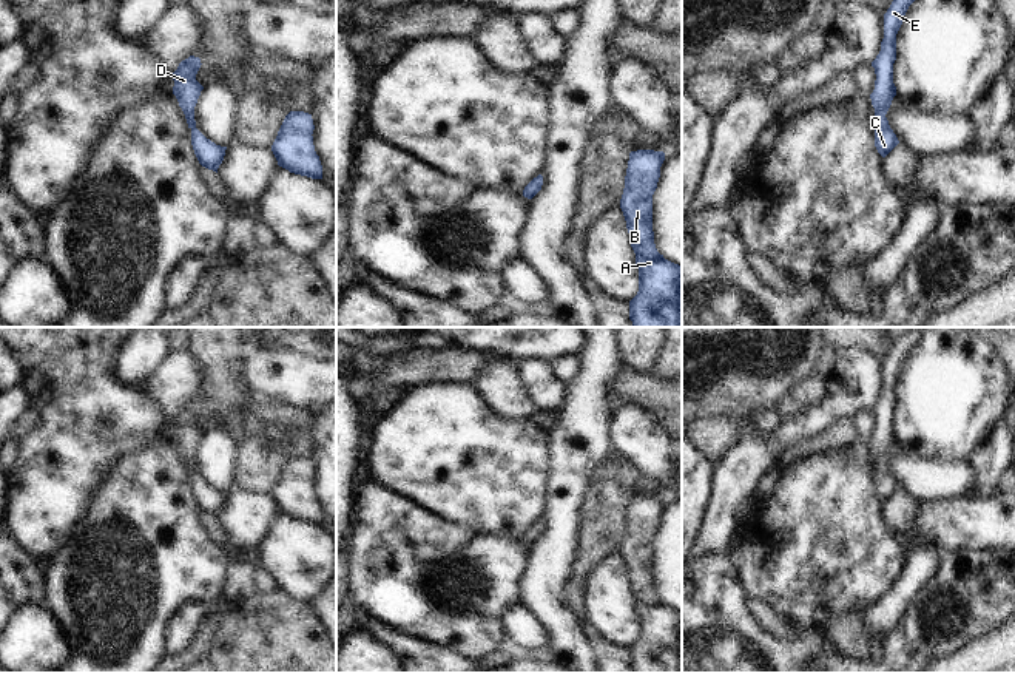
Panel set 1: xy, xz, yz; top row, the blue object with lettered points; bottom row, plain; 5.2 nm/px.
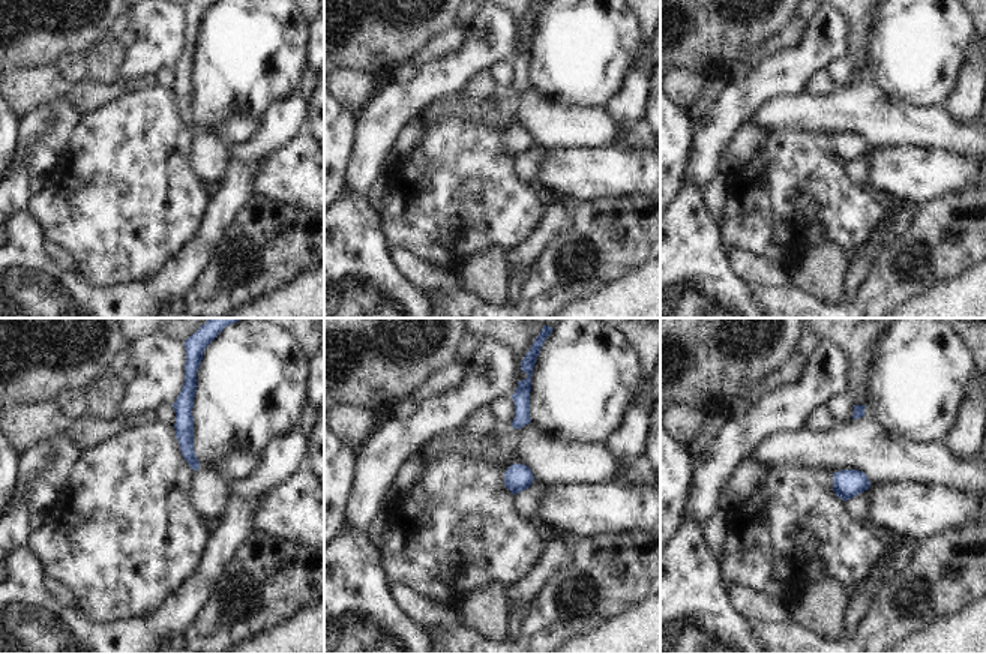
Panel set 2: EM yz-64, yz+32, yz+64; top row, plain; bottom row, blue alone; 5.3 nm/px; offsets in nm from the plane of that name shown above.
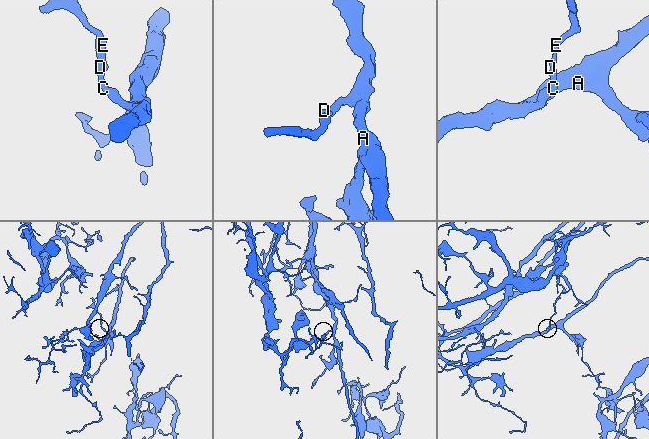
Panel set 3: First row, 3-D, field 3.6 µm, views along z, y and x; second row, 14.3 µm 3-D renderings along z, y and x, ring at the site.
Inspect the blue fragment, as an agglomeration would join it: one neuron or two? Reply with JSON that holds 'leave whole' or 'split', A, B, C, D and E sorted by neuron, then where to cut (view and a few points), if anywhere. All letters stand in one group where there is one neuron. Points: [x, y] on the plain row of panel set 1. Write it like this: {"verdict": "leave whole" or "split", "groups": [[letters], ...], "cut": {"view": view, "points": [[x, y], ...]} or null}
{"verdict": "leave whole", "groups": [["A", "B", "C", "D", "E"]], "cut": null}

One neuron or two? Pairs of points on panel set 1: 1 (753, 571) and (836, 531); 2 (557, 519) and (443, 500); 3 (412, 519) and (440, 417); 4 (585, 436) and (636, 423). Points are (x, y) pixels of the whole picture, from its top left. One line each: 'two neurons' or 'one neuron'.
1: one neuron
2: two neurons
3: two neurons
4: two neurons

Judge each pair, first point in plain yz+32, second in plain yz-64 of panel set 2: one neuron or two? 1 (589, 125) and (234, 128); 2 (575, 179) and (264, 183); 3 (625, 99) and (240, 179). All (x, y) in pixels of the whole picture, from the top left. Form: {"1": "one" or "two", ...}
{"1": "one", "2": "one", "3": "one"}

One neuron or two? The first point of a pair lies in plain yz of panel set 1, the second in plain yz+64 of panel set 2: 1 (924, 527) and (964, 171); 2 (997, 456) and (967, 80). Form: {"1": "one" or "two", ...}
{"1": "one", "2": "one"}

